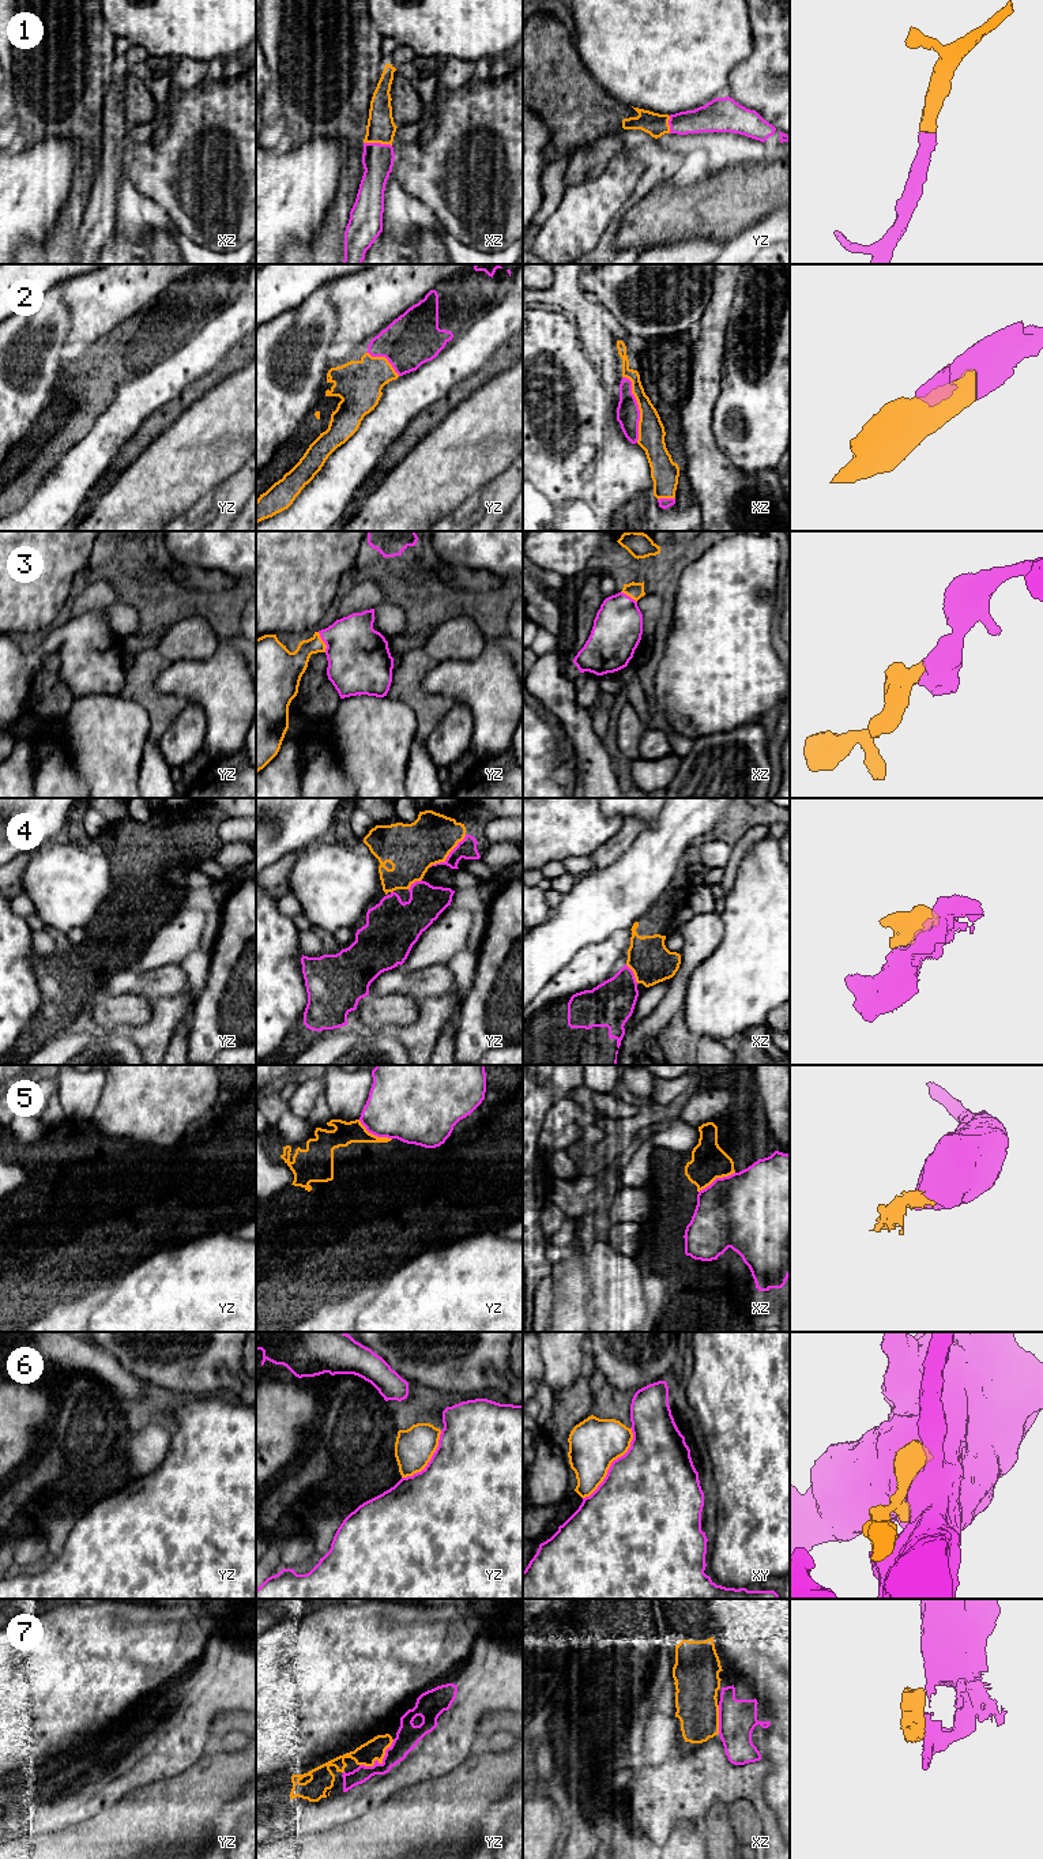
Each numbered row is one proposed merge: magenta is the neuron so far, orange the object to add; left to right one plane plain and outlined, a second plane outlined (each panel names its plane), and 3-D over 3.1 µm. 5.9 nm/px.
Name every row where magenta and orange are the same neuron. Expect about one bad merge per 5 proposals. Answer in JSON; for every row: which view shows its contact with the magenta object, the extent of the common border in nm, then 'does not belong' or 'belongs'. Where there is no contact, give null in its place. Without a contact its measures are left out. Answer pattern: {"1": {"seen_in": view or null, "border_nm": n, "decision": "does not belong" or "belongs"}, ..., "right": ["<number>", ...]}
{"1": {"seen_in": "xz", "border_nm": 170, "decision": "belongs"}, "2": {"seen_in": "xz", "border_nm": 400, "decision": "belongs"}, "3": {"seen_in": "yz", "border_nm": 130, "decision": "belongs"}, "4": {"seen_in": "yz", "border_nm": 300, "decision": "belongs"}, "5": {"seen_in": "xz", "border_nm": 240, "decision": "does not belong"}, "6": {"seen_in": "xy", "border_nm": 500, "decision": "does not belong"}, "7": {"seen_in": "yz", "border_nm": 260, "decision": "does not belong"}, "right": ["1", "2", "3", "4"]}

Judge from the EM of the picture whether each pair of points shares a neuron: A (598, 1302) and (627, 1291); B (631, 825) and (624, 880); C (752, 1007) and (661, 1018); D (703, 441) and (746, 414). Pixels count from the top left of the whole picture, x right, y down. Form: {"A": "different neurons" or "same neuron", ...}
{"A": "same neuron", "B": "different neurons", "C": "different neurons", "D": "different neurons"}

